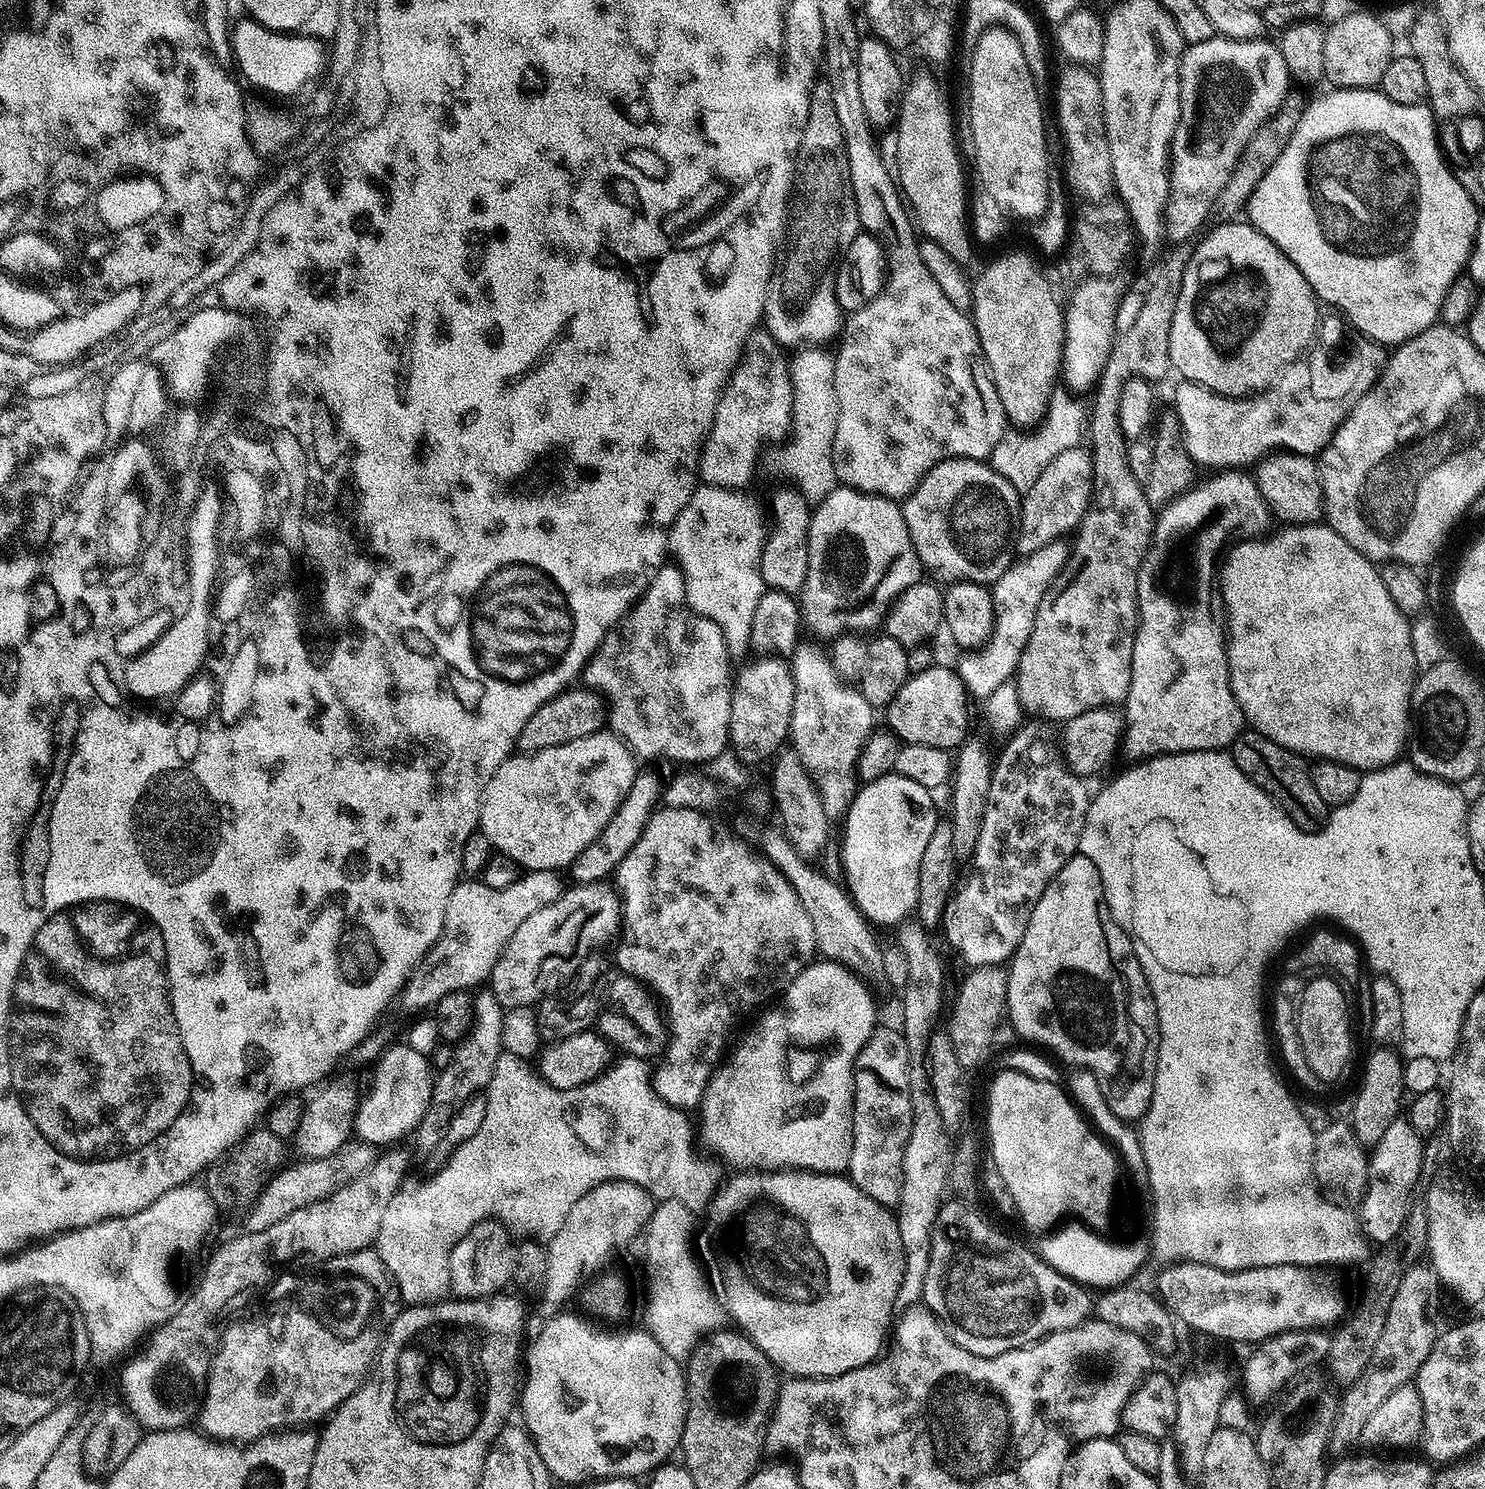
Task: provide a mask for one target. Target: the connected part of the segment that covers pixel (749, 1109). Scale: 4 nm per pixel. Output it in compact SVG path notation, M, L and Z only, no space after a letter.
M821 959L820 964L817 962L809 963L808 967L803 968L796 977L792 980L792 983L784 989L782 993L782 999L784 999L785 1008L772 1008L748 1033L744 1036L744 1041L737 1046L736 1049L731 1052L724 1063L721 1063L717 1067L716 1071L712 1073L712 1078L709 1080L706 1090L704 1091L704 1097L700 1100L700 1107L698 1109L698 1115L700 1115L700 1128L704 1132L712 1132L712 1148L721 1156L719 1159L723 1161L725 1165L733 1164L733 1169L736 1170L803 1170L805 1172L811 1172L813 1174L844 1174L847 1173L848 1163L850 1162L850 1154L852 1153L852 1070L856 1067L856 1056L862 1050L864 1043L869 1040L873 1032L878 1027L878 1021L876 1021L876 1004L872 1001L874 999L873 993L869 990L869 987L864 984L860 979L844 968L841 964L836 964L832 960Z

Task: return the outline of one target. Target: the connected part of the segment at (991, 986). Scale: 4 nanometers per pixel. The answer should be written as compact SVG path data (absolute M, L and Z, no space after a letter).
M977 965L962 982L952 1006L949 1026L946 1026L951 1038L958 1062L965 1070L980 1065L990 1055L990 1030L997 1026L996 1016L1001 1006L1007 1006L1002 996L1008 990L1007 969L1001 965Z

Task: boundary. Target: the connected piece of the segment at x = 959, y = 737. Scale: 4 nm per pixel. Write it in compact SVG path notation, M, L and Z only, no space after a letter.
M933 666L916 675L909 675L908 680L898 690L898 694L888 703L887 727L906 744L938 746L956 750L969 739L968 701L970 695L959 671Z

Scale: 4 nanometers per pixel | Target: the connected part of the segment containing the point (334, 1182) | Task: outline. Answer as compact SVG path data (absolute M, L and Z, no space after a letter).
M347 1142L329 1157L304 1158L300 1160L301 1164L290 1165L289 1163L281 1167L261 1189L251 1207L247 1209L248 1217L245 1218L243 1227L249 1232L257 1232L266 1230L266 1226L274 1226L274 1222L282 1222L286 1214L294 1214L294 1210L302 1210L302 1206L310 1206L334 1194L339 1188L361 1176L376 1161L377 1155L377 1149L373 1145Z

